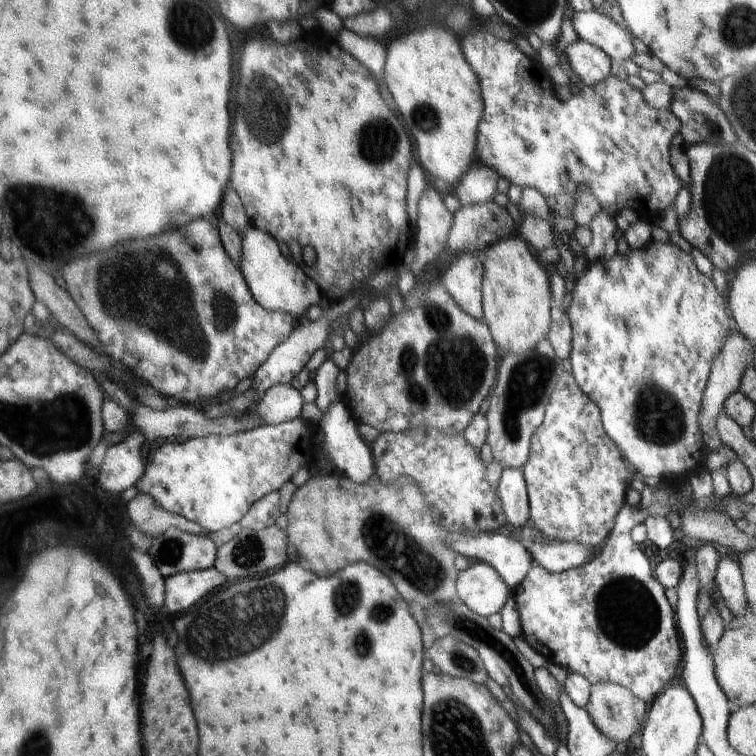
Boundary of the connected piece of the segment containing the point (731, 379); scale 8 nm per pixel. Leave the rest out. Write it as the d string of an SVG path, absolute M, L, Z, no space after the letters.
M739 332L738 334L734 335L729 334L725 345L719 352L717 359L714 361L713 367L711 368L711 373L709 374L707 387L704 391L701 411L699 414L699 427L709 452L720 448L722 442L717 429L719 416L723 411L723 405L725 405L727 396L739 389L741 376L744 369L751 366L753 354L754 347Z

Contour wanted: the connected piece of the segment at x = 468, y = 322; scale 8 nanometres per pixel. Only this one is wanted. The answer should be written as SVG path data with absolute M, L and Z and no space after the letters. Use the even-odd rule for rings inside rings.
M434 282L428 288L428 295L425 301L419 303L412 310L405 307L400 312L394 312L389 316L389 319L379 333L368 333L365 339L356 346L349 364L344 369L347 374L347 386L346 390L342 392L339 402L351 411L353 418L358 424L370 424L370 426L377 428L379 431L399 433L409 431L411 428L416 428L420 425L426 425L427 427L437 428L443 433L462 433L471 423L474 415L479 412L482 400L490 396L490 392L497 379L497 367L499 366L500 359L501 356L498 356L496 344L490 338L488 326L482 324L482 321L476 320L473 316L466 314L456 304L456 301L450 296L442 282Z

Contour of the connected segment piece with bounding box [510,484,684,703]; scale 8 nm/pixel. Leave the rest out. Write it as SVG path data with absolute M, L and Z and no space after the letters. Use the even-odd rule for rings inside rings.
M674 484L670 487L645 486L638 504L629 505L625 502L622 505L609 534L609 543L604 545L602 552L598 551L598 556L558 574L548 572L533 562L526 578L516 588L510 589L510 595L518 605L522 637L530 648L542 654L547 661L566 668L568 672L581 674L592 686L608 682L619 684L645 703L651 703L674 683L680 675L678 665L683 660L675 609L666 599L665 588L653 572L653 562L644 555L642 546L633 541L631 530L650 517L666 518L672 512L681 515L683 506L683 498Z

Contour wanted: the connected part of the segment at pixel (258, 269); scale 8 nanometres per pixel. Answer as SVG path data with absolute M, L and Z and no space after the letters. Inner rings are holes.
M252 224L241 234L242 262L239 266L246 279L248 288L258 304L267 311L282 311L292 318L300 318L306 310L323 299L318 285L306 276L306 273L292 261L288 261L280 248L277 240L271 234L262 232Z

